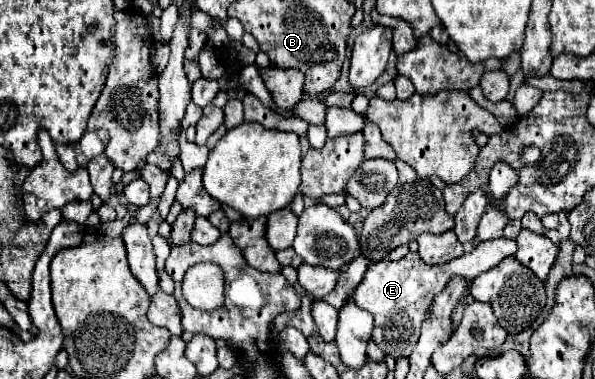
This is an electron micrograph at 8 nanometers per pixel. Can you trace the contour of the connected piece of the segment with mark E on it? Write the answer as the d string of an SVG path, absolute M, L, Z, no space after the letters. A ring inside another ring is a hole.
M487 205L477 229L477 239L483 243L479 243L475 249L461 255L459 259L449 261L447 265L427 265L421 261L417 253L407 253L407 257L403 257L401 261L381 259L367 269L361 285L353 295L353 301L357 307L367 309L375 317L373 339L385 355L393 355L395 359L411 355L419 339L421 325L431 309L431 299L435 299L435 295L439 295L453 277L477 277L479 273L497 267L501 259L515 253L515 241L497 239L503 237L503 227L507 223L509 219L501 209ZM487 239L497 239L497 241L487 241Z

